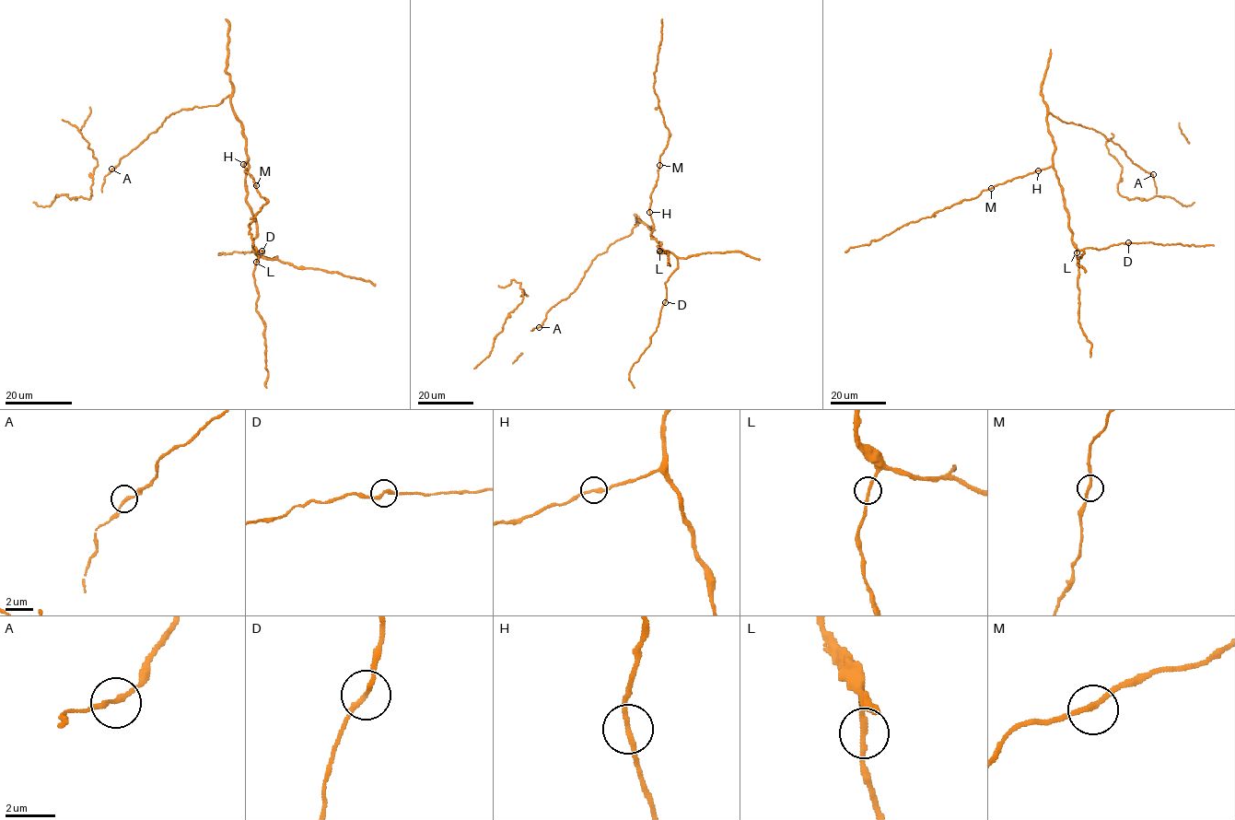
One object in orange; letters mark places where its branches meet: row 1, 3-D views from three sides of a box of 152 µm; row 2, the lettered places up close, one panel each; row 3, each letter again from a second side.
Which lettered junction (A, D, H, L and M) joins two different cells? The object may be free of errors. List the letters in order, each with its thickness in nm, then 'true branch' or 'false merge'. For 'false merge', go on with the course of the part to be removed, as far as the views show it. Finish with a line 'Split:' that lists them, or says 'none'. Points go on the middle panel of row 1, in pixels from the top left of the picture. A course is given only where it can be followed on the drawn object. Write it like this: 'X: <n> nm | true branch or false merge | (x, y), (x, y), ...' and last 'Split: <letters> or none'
A: 190 nm | true branch
D: 200 nm | true branch
H: 200 nm | true branch
L: 200 nm | true branch
M: 200 nm | true branch
Split: none

